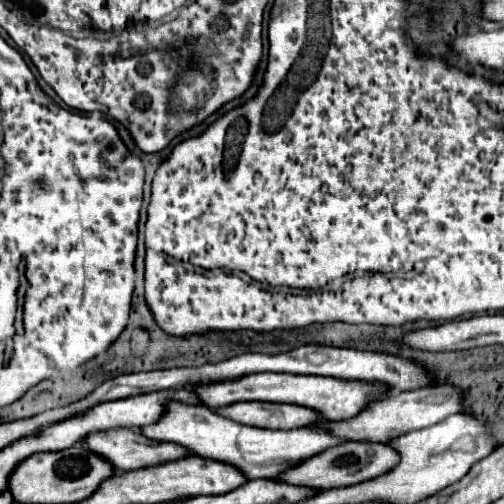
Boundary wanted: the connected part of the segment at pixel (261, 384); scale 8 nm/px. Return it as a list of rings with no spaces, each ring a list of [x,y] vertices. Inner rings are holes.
[[[250,373],[238,381],[210,381],[210,385],[198,385],[194,389],[200,401],[206,401],[208,409],[220,409],[238,401],[270,401],[270,403],[298,403],[320,413],[324,419],[350,419],[358,415],[368,397],[380,397],[386,393],[384,385],[366,381],[342,381],[334,377],[316,375],[290,375],[290,373]]]

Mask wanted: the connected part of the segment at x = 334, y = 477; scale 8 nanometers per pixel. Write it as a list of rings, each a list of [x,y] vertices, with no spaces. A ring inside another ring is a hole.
[[[342,443],[334,449],[326,449],[314,457],[308,457],[306,461],[300,461],[296,467],[286,469],[286,473],[280,473],[276,481],[288,483],[288,485],[300,485],[310,487],[314,491],[320,489],[332,489],[332,487],[348,487],[356,485],[368,479],[374,479],[386,471],[390,471],[398,463],[398,453],[390,449],[388,445],[380,443]]]

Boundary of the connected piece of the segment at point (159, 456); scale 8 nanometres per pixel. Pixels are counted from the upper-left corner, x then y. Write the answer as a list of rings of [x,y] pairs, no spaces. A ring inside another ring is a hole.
[[[112,429],[112,431],[98,431],[98,433],[88,433],[82,443],[88,445],[92,453],[98,453],[100,457],[106,457],[110,465],[114,467],[114,473],[124,473],[130,469],[142,469],[146,465],[160,465],[166,461],[174,461],[180,457],[186,457],[186,451],[180,445],[174,443],[158,443],[142,437],[134,429]]]

